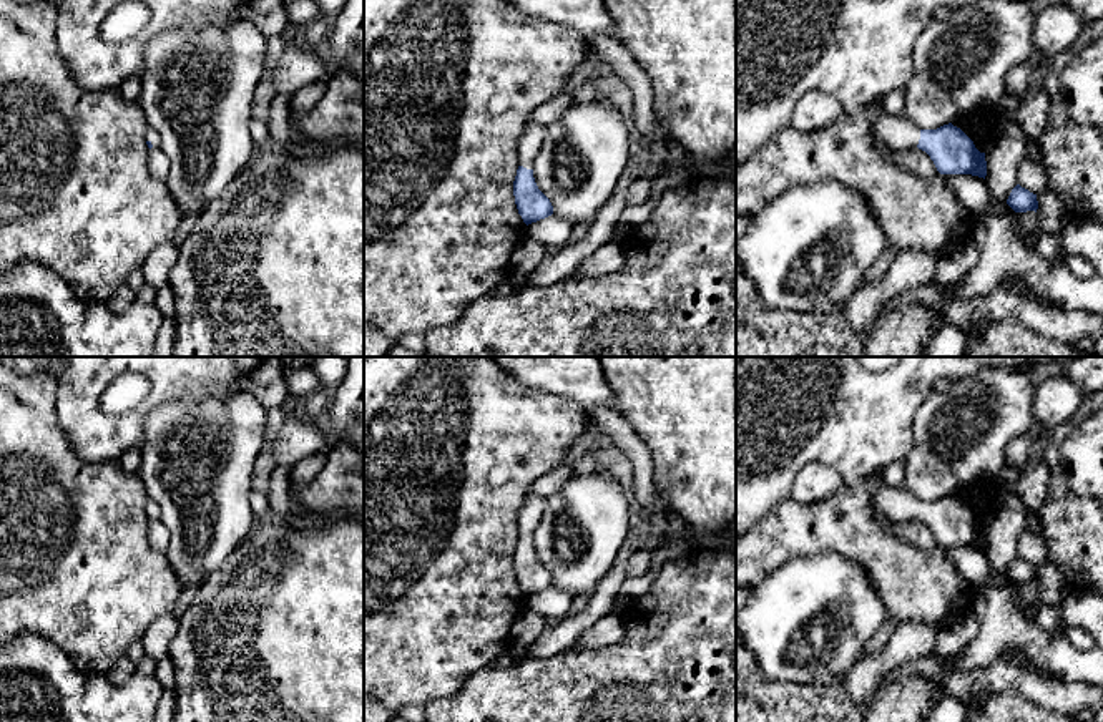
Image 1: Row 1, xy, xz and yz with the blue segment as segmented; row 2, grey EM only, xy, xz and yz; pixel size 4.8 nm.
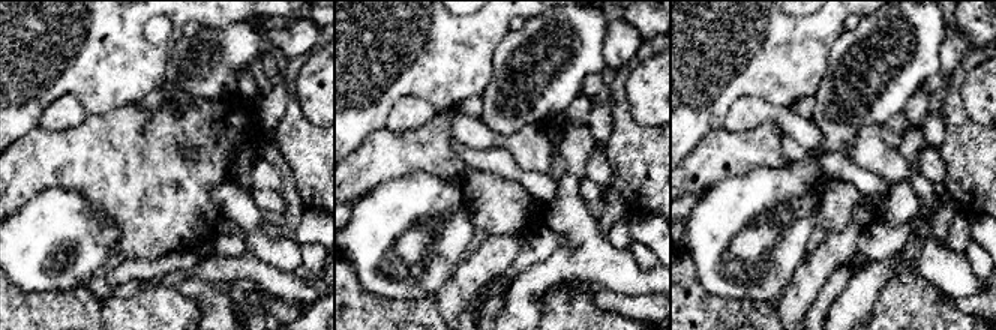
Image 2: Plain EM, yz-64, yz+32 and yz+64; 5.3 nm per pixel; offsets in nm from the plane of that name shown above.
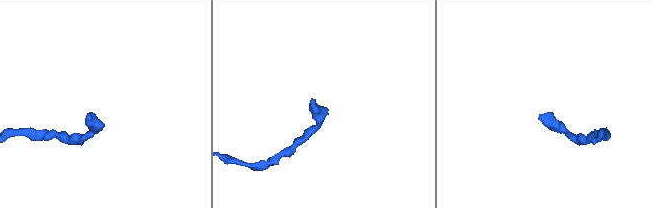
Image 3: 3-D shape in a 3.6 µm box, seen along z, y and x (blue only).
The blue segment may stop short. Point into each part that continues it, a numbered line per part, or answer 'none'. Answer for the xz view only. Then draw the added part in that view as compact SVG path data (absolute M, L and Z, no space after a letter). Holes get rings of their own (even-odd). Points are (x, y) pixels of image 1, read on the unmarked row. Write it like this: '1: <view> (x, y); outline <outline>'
1: xz (534, 507); outline M528 493L518 513L518 520L517 520L518 521L518 538L533 541L533 531L537 524L540 523L545 506L547 506L547 498Z

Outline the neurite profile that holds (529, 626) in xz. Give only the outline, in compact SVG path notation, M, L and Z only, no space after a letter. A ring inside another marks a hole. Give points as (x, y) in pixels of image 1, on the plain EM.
M525 607L510 629L510 644L518 649L530 647L548 627L548 621L537 611Z

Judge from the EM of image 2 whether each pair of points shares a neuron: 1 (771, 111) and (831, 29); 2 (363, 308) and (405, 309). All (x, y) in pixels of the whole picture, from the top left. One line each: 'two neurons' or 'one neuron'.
1: two neurons
2: one neuron

